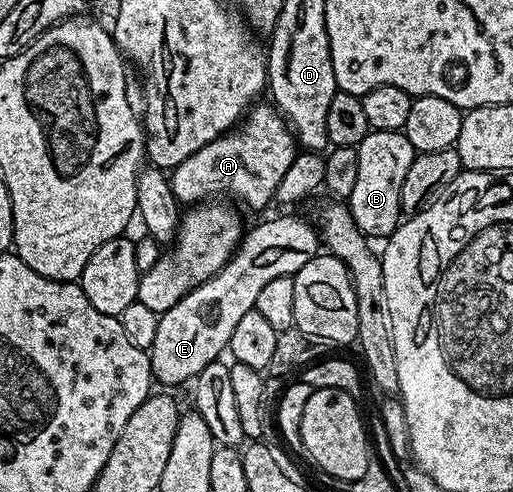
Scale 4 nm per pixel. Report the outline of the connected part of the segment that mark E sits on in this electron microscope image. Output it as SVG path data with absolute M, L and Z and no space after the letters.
M278 215L256 224L251 231L249 228L234 256L218 272L157 316L154 340L148 346L151 376L162 383L189 384L197 379L204 365L215 362L221 356L218 354L229 348L240 317L254 310L264 285L275 277L294 276L318 254L320 235L313 222L305 223L294 215Z

